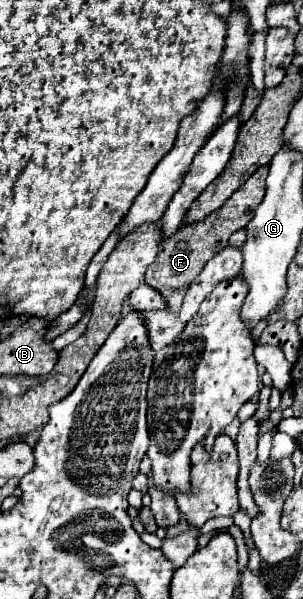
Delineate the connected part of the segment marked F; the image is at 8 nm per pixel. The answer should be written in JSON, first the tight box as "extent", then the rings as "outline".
{"extent":[145,166,269,314],"outline":[[[261,166],[255,174],[249,176],[249,180],[219,210],[211,212],[201,222],[181,226],[175,236],[171,236],[169,240],[165,238],[161,242],[161,252],[159,252],[157,260],[147,268],[145,284],[163,294],[163,298],[167,300],[167,306],[173,314],[177,314],[181,310],[183,298],[185,298],[191,282],[201,274],[203,266],[227,246],[227,240],[231,238],[233,232],[247,226],[247,222],[253,218],[255,208],[261,204],[261,200],[265,196],[267,174],[269,174],[269,166]]]}

